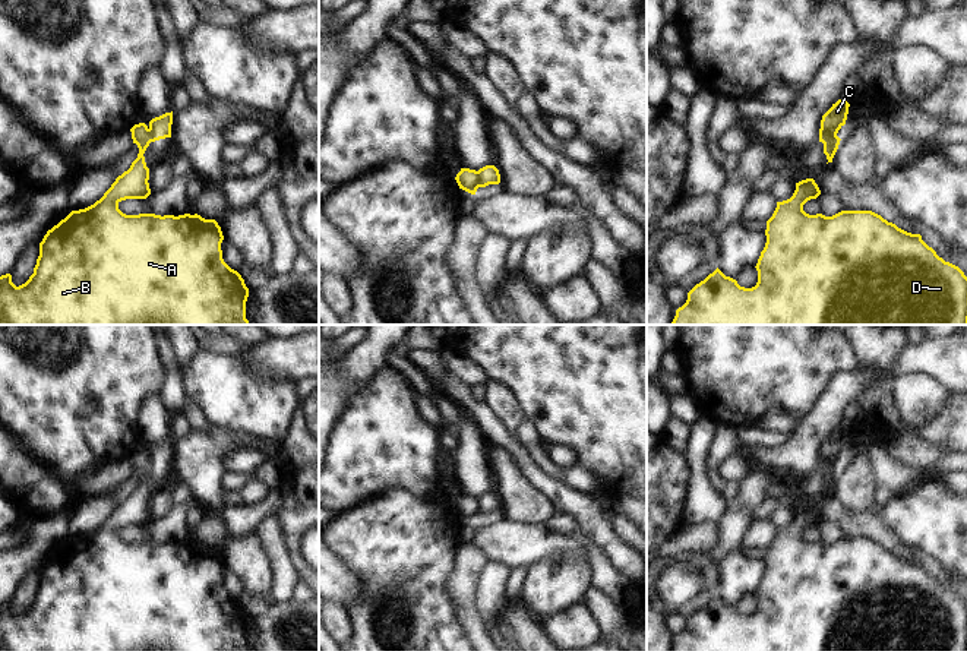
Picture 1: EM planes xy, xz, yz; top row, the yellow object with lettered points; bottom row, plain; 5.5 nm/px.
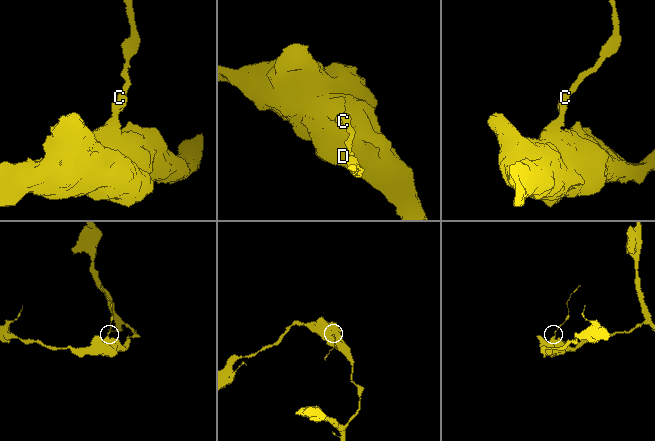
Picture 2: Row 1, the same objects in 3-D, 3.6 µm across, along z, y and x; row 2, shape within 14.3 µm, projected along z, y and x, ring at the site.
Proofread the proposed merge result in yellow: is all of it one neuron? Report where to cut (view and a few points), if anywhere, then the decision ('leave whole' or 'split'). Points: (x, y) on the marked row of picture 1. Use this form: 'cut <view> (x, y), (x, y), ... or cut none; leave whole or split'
cut xz (477, 171), (479, 186); split

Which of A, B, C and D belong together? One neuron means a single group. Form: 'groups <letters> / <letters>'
groups A B D / C

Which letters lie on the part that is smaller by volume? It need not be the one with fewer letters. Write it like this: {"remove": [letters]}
{"remove": ["C"]}

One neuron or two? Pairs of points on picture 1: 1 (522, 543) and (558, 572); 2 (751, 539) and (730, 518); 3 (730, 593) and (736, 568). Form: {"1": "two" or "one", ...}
{"1": "two", "2": "two", "3": "one"}

